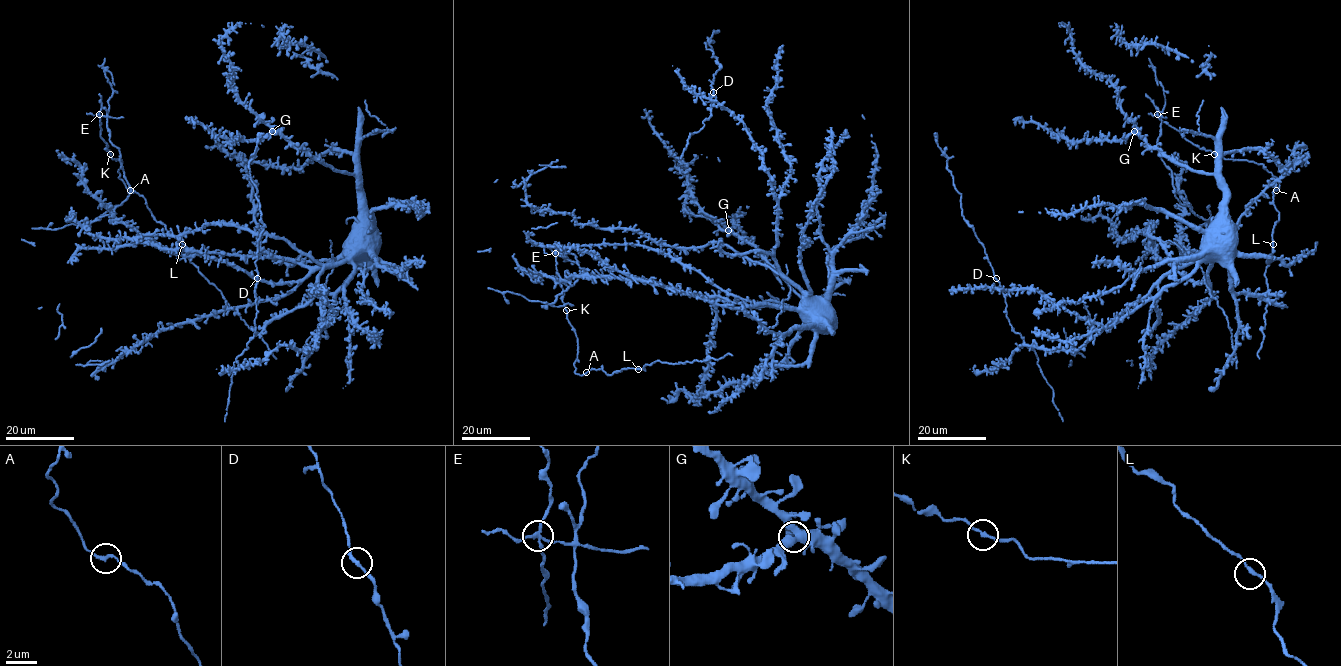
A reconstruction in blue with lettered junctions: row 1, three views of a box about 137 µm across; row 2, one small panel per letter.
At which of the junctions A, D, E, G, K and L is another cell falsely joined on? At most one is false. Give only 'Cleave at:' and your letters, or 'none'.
Cleave at: E

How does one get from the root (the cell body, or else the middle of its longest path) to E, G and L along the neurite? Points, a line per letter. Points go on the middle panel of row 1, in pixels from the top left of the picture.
E: (821, 313), (689, 295), (643, 280), (573, 276), (569, 286), (587, 270), (573, 254), (554, 253)
G: (821, 313), (815, 319), (808, 305), (762, 255), (728, 230)
L: (821, 313), (643, 280), (569, 286), (587, 270), (556, 254), (575, 372), (638, 369)

